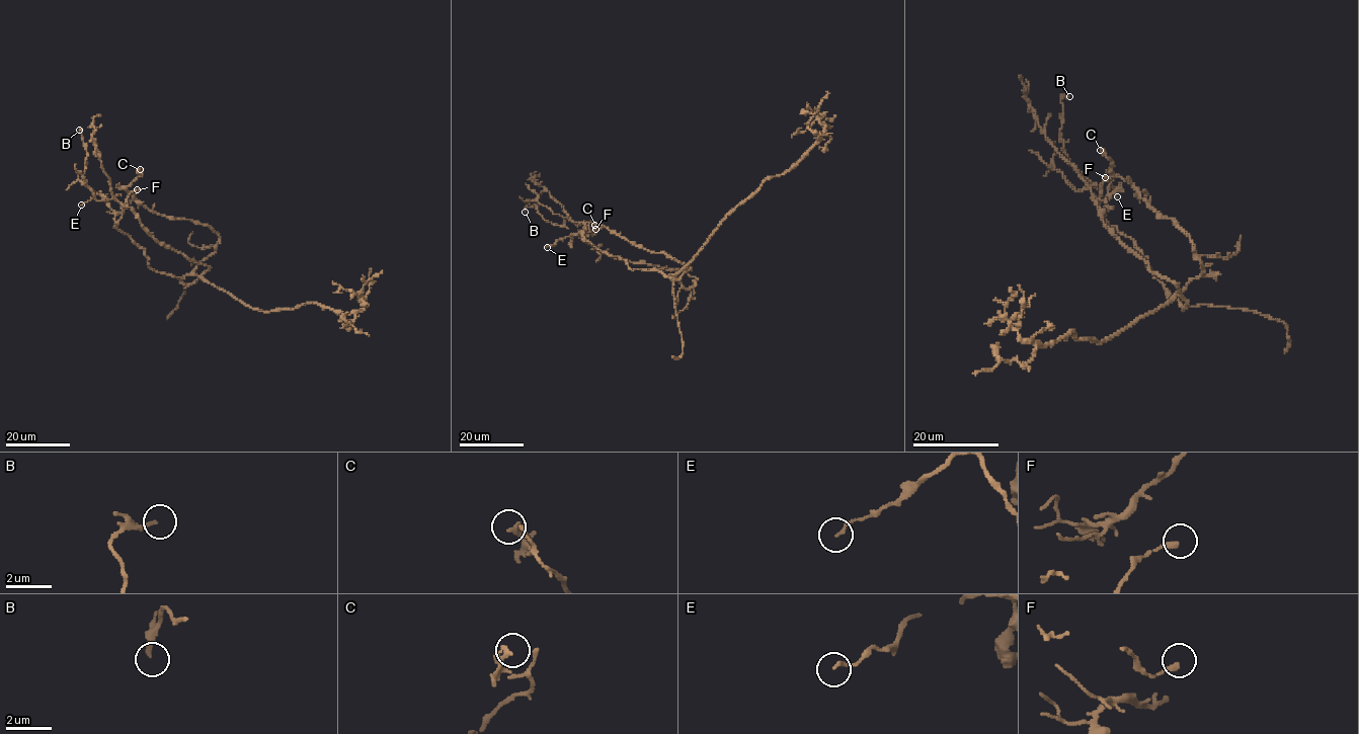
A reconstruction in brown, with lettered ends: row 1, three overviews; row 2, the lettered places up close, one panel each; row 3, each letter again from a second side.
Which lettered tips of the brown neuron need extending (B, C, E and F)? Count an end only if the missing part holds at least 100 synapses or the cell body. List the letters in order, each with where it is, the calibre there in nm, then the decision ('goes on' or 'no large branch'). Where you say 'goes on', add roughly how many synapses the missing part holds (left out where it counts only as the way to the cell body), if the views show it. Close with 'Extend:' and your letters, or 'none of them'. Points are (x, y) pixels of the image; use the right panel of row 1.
B: at (1069, 96); 200 nm thick; no large branch
C: at (1100, 150); 140 nm thick; no large branch
E: at (1117, 196); 130 nm thick; no large branch
F: at (1105, 177); 200 nm thick; no large branch
Extend: none of them

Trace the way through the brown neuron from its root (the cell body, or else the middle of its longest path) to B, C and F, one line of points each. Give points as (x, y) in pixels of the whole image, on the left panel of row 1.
B: (181, 278), (192, 282), (210, 267), (160, 245), (130, 208), (89, 188), (79, 130)
C: (181, 278), (214, 251), (219, 237), (207, 225), (166, 218), (140, 205), (124, 188), (142, 174), (140, 169)
F: (181, 278), (151, 269), (144, 249), (115, 226), (126, 199), (137, 189)

